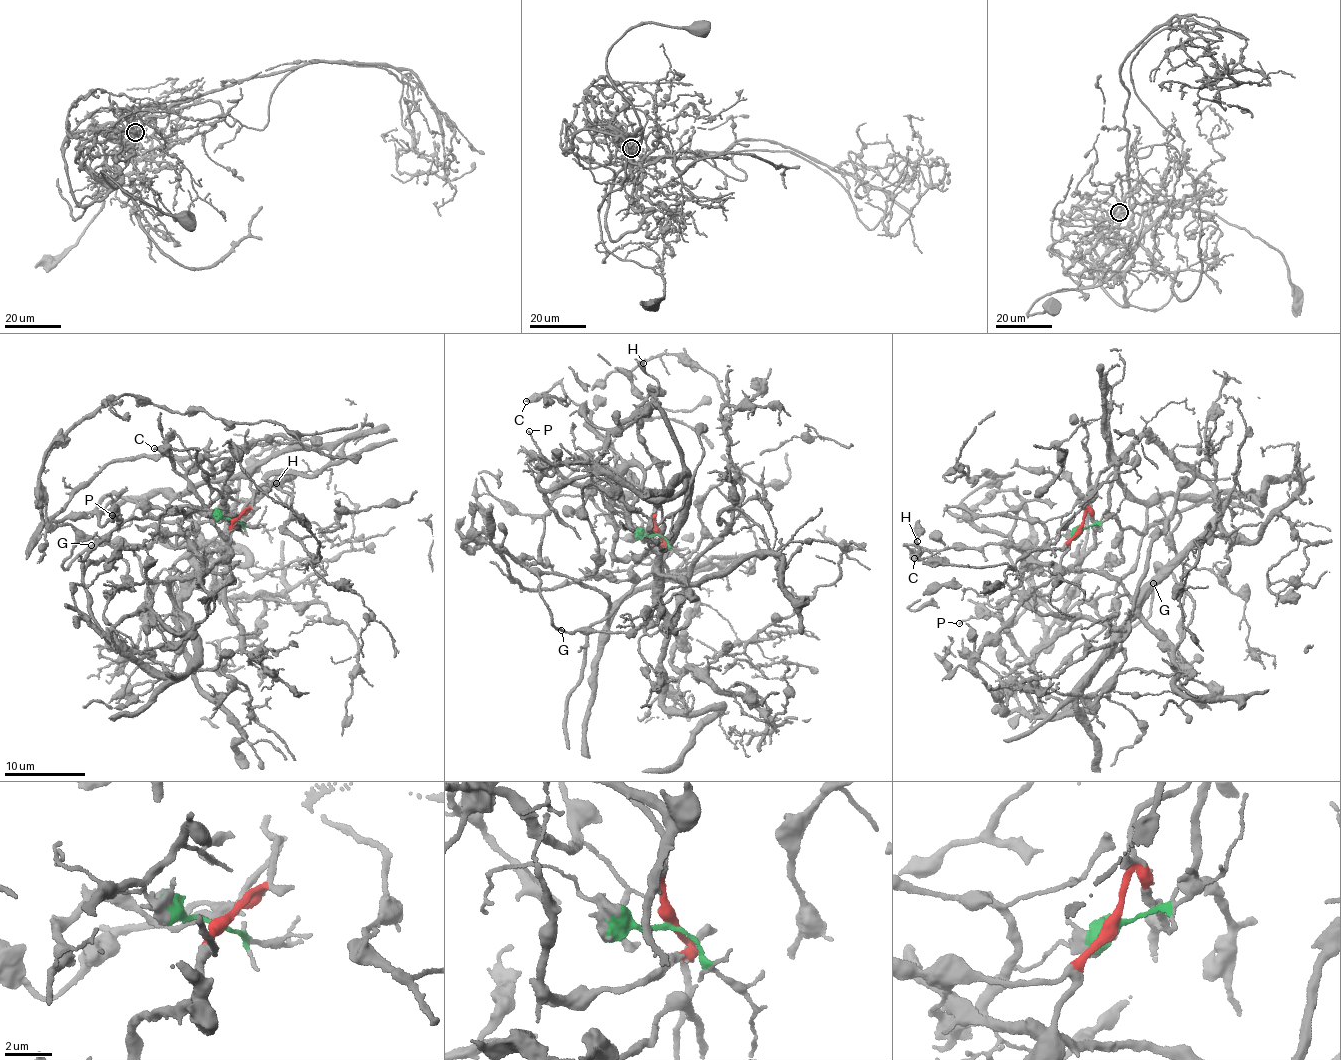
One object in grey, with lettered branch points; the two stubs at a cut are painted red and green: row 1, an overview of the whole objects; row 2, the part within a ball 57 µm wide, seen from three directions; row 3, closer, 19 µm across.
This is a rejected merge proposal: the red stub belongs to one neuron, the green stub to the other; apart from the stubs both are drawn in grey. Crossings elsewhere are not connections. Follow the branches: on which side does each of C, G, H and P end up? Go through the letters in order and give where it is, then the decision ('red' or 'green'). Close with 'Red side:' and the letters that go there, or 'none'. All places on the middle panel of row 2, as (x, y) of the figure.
C: (526, 401) | red
G: (561, 630) | red
H: (643, 363) | green
P: (529, 431) | red
Red side: C, G, P

